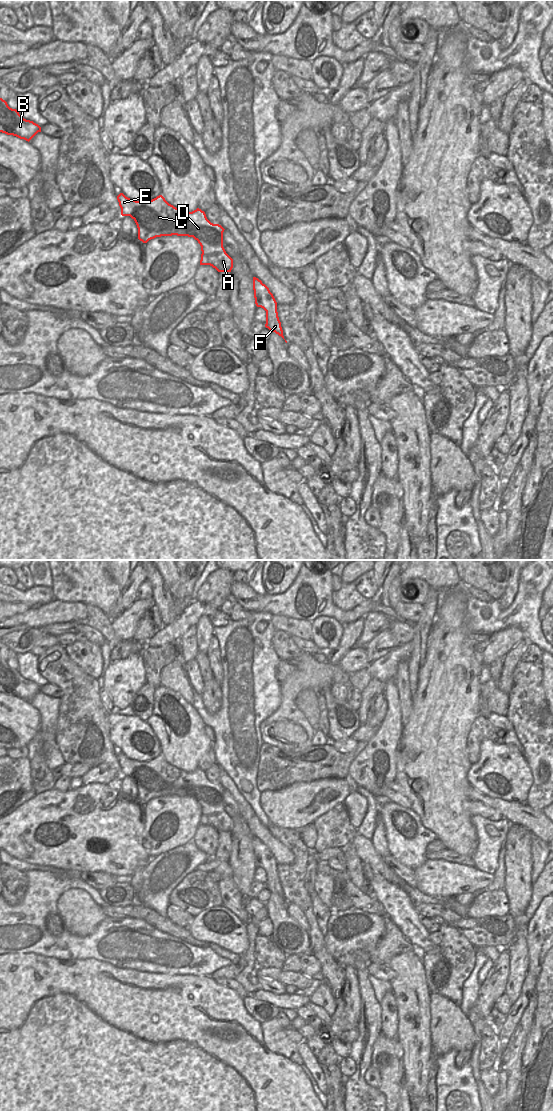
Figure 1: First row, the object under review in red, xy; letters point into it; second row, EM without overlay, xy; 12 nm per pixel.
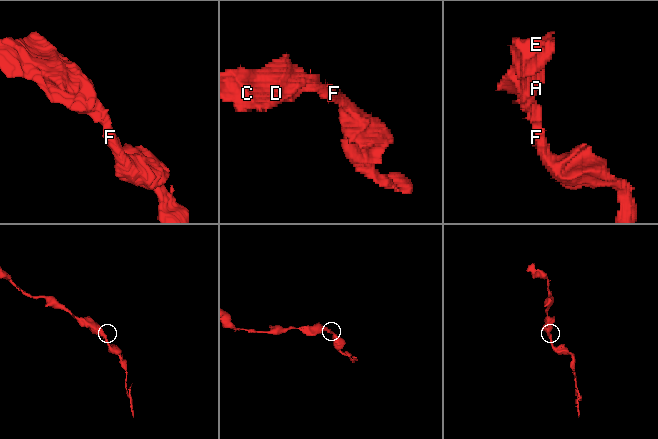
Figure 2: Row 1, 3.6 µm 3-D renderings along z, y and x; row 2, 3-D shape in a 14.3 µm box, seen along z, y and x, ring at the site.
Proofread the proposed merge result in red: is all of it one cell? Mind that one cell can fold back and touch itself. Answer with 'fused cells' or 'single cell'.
single cell

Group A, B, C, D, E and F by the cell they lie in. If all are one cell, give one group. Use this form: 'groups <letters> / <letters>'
groups A B C D E F

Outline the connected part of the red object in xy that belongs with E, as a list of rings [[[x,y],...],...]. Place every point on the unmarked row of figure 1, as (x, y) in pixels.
[[[123,753],[117,756],[122,776],[130,776],[143,803],[161,796],[193,797],[201,806],[200,825],[210,825],[218,832],[231,832],[233,819],[223,807],[224,788],[211,783],[197,768],[185,772],[169,764],[162,755],[149,761],[136,761]]]

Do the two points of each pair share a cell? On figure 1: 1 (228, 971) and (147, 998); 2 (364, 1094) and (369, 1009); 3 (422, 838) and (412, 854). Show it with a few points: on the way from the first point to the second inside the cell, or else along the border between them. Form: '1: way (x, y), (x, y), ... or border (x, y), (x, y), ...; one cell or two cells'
1: border (210, 976), (214, 980); two cells
2: way (360, 1073), (369, 1030); one cell
3: way (418, 842), (414, 846), (414, 850); one cell

